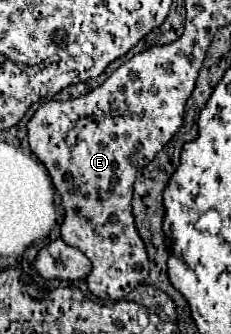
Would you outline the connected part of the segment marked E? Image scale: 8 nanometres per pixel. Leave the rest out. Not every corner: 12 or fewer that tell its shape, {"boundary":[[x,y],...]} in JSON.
{"boundary":[[212,35],[46,101],[30,149],[98,299],[148,277],[138,169],[180,129]]}

